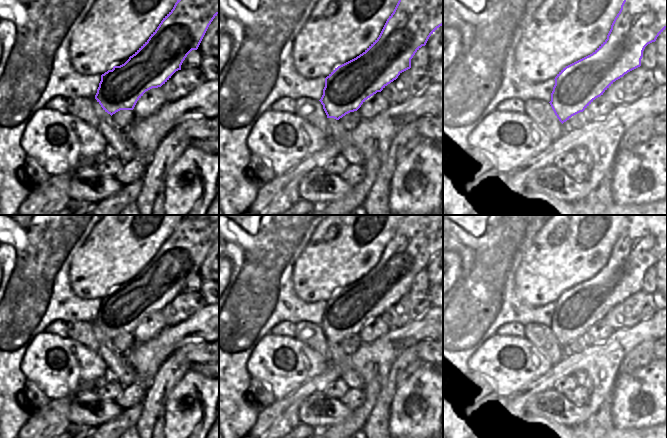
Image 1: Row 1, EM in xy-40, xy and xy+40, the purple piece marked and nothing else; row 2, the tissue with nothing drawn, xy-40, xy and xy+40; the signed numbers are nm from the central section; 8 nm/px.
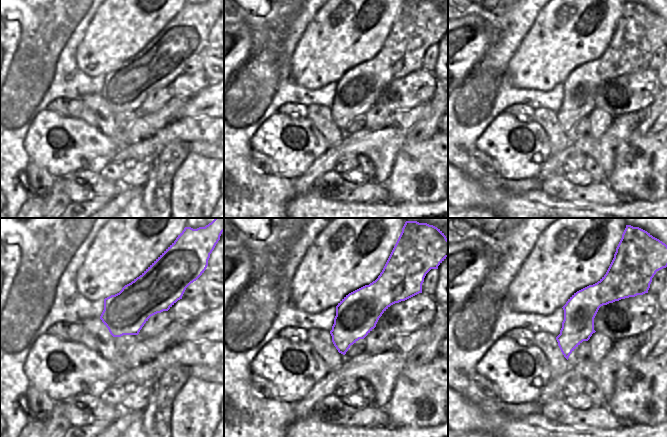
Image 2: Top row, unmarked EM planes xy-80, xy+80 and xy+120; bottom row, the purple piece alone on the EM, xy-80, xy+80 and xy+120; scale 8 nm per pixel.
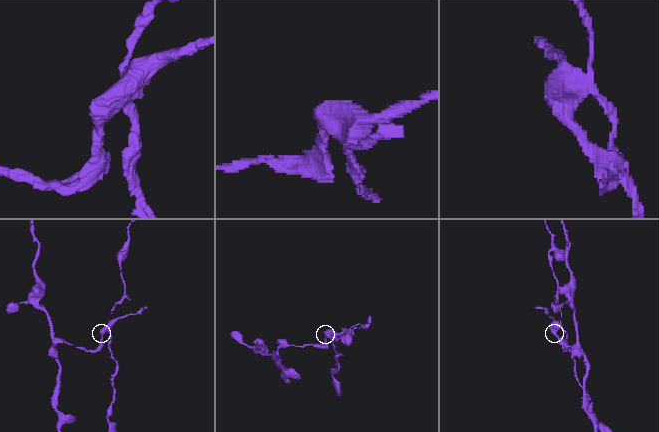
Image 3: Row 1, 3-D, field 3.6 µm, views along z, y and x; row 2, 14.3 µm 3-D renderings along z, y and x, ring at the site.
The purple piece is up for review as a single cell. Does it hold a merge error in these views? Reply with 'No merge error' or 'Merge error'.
Merge error

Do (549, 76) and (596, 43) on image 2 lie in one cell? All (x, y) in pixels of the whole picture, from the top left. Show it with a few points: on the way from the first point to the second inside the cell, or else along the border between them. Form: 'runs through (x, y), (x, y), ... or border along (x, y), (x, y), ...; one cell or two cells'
runs through (561, 64), (576, 49), (584, 46); one cell

